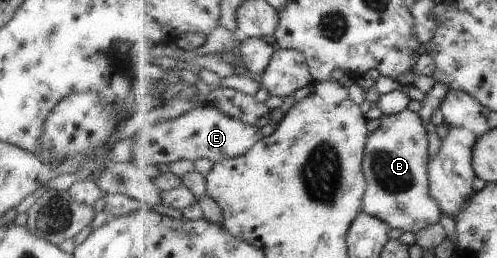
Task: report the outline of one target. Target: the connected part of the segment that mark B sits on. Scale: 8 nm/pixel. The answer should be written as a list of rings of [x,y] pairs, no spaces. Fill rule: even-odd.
[[[406,109],[397,115],[383,116],[379,127],[369,134],[364,153],[363,169],[368,181],[368,189],[364,195],[363,210],[369,215],[386,221],[392,228],[416,233],[424,227],[439,224],[442,209],[430,188],[429,137],[421,117]]]

